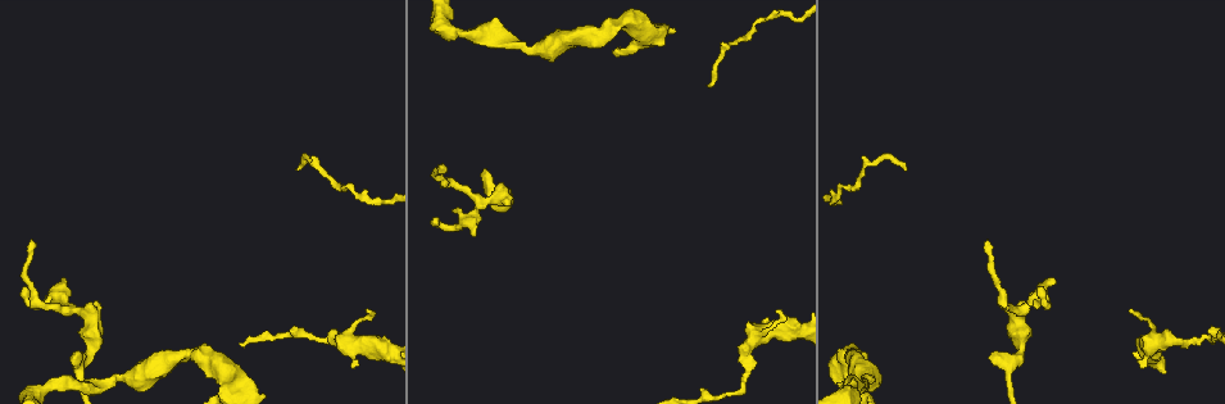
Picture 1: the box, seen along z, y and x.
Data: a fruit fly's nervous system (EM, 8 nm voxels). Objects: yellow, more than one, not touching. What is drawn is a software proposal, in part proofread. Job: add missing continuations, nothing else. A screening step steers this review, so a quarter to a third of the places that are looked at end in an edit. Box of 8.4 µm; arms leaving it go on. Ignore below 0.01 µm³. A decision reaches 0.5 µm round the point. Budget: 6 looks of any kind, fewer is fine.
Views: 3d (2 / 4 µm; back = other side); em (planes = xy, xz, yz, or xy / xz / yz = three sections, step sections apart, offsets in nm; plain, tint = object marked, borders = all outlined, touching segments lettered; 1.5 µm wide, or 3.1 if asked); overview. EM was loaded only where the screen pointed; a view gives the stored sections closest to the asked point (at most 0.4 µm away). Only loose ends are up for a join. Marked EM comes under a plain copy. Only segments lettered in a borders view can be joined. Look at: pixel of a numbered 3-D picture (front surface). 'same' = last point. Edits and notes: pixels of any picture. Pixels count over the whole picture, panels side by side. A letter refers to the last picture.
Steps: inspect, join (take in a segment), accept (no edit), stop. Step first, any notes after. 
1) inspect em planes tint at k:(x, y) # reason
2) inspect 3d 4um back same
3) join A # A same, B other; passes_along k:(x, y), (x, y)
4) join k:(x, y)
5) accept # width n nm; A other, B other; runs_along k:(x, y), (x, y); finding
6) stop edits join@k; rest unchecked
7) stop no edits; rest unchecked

inspect em yz step 4 borders at 1:(1132, 309) # an open end

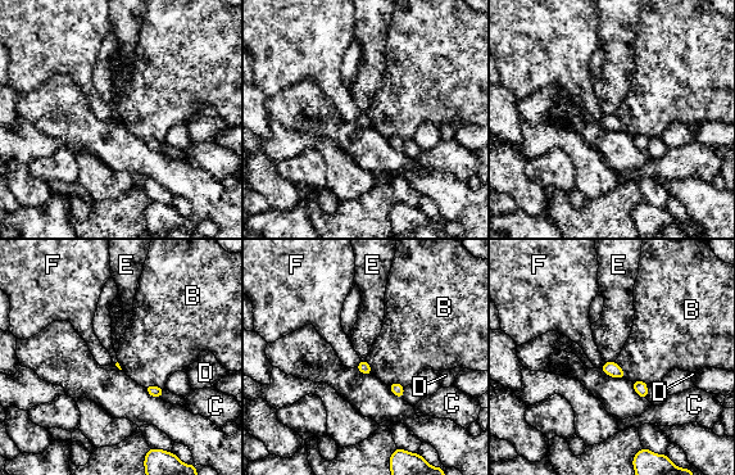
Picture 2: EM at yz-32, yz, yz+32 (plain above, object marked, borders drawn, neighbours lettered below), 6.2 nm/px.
accept # B other, C other, D other, E other, F other; border 2:(615, 360), (604, 362); none of them fits

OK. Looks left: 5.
inspect em xy step 8 borders at 1:(1052, 279) # branch stops here

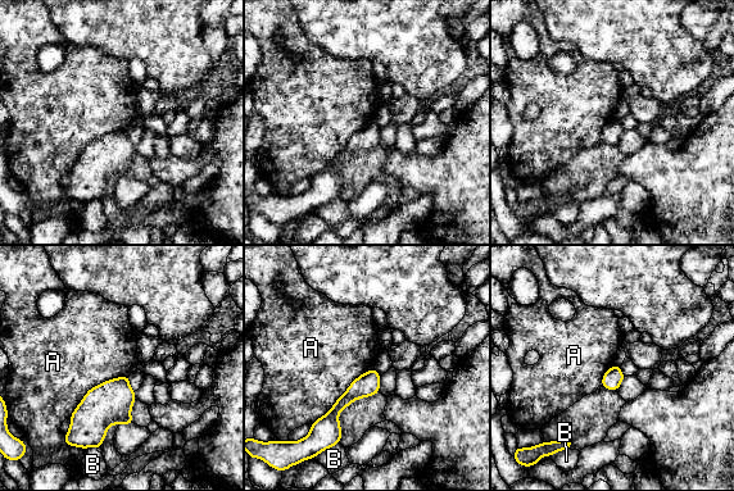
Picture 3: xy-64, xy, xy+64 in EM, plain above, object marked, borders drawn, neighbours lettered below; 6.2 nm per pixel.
inspect em planes borders same # another direction

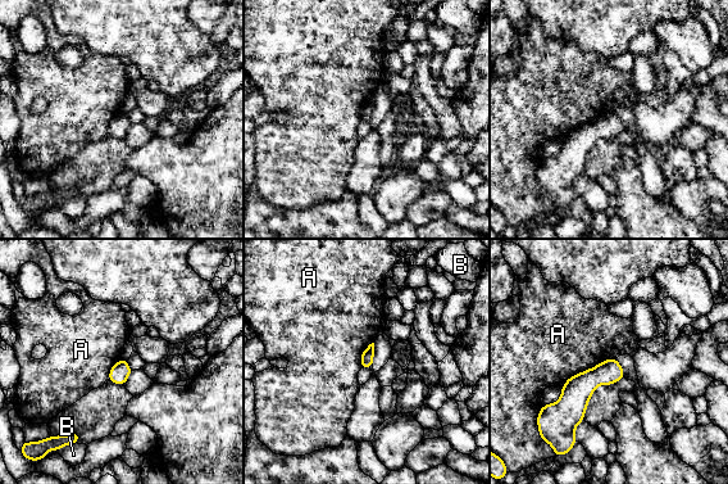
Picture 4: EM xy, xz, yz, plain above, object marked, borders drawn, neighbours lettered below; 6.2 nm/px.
accept # A other, B other; border 4:(609, 357), (572, 375), (562, 385); none of them fits

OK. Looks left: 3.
inspect 3d 4um at 1:(32, 240) # branch stops here

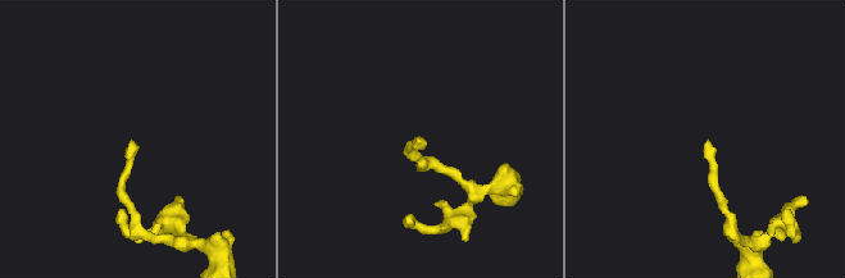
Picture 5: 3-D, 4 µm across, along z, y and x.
inspect em planes borders at 5:(417, 140) # need the tissue

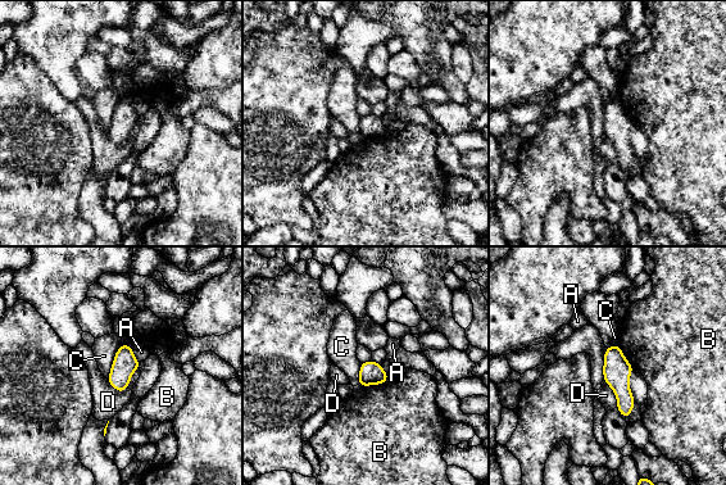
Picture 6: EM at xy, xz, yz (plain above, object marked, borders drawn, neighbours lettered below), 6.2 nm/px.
accept # width 140 nm; A other, B other, C other, D other; border 6:(122, 344), (114, 356), (107, 377); no lettered segment goes on from it

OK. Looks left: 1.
stop no edits; rest unchecked

